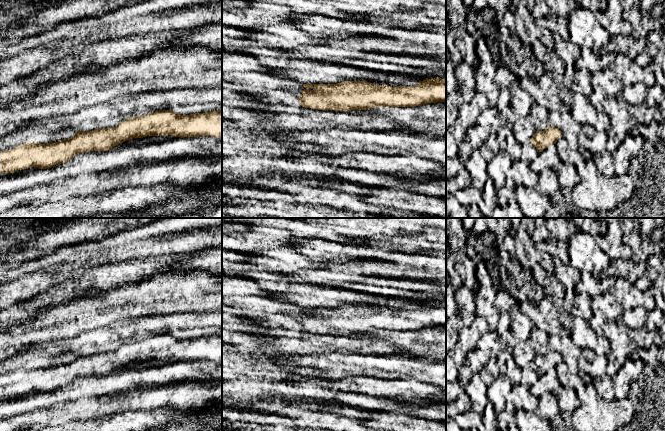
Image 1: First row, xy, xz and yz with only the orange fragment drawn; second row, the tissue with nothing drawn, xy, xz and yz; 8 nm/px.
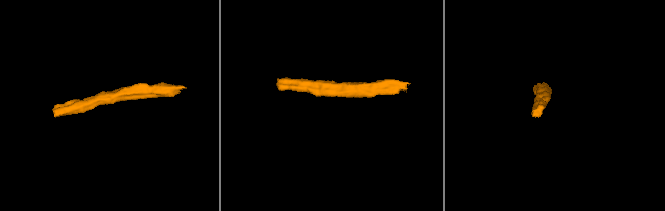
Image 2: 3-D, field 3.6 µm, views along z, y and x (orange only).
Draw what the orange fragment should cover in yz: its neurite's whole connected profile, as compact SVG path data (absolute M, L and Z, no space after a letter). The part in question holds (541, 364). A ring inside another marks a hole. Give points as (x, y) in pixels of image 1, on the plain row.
M549 350L544 355L536 355L530 367L542 376L549 369L555 368L560 361L562 361L562 356L554 350Z

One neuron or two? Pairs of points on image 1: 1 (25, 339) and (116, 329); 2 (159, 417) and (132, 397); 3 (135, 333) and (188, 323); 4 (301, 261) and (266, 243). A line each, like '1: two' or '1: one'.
1: two
2: two
3: one
4: two

